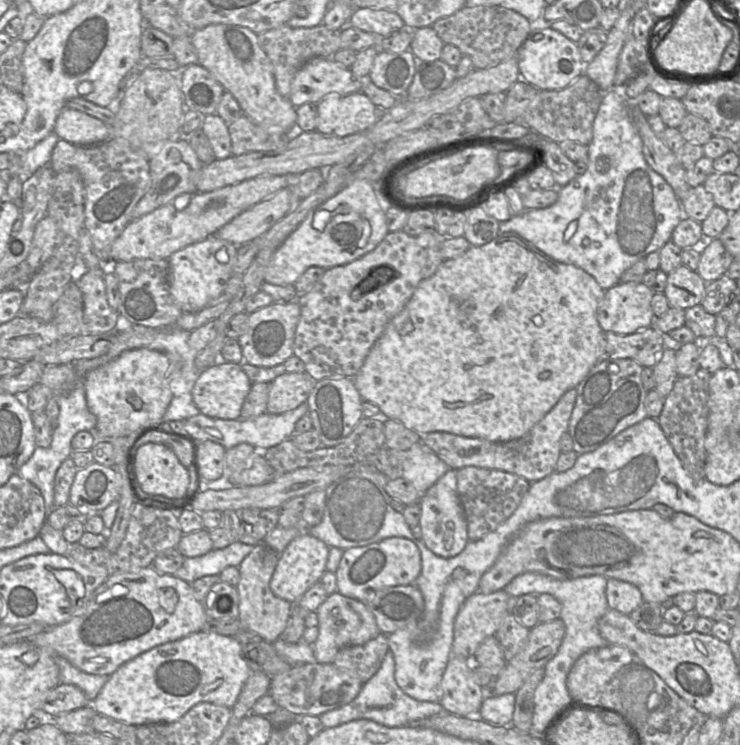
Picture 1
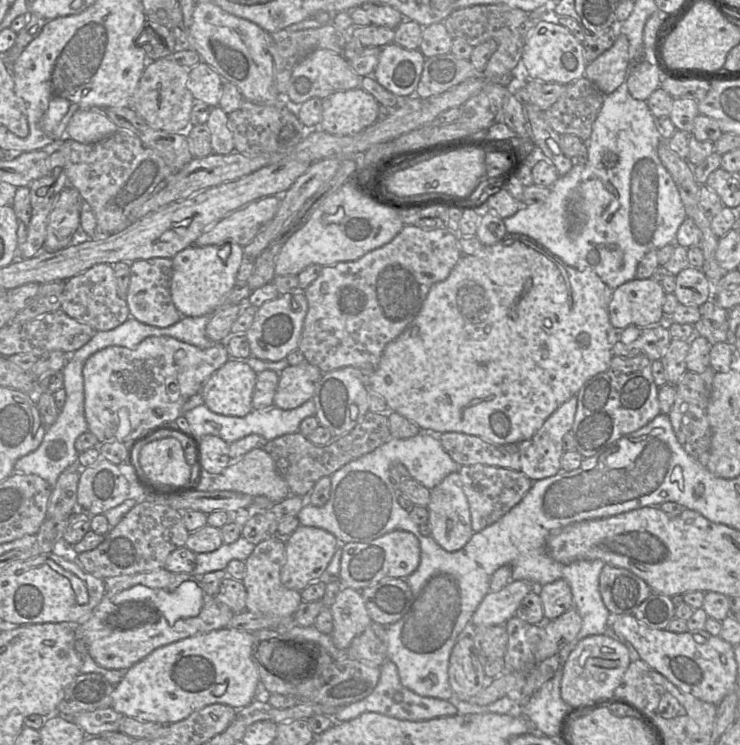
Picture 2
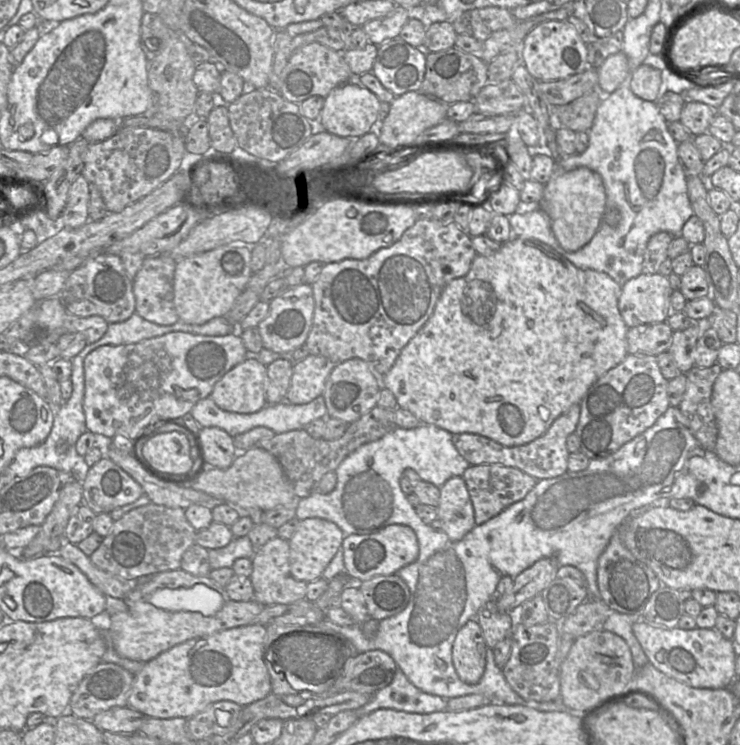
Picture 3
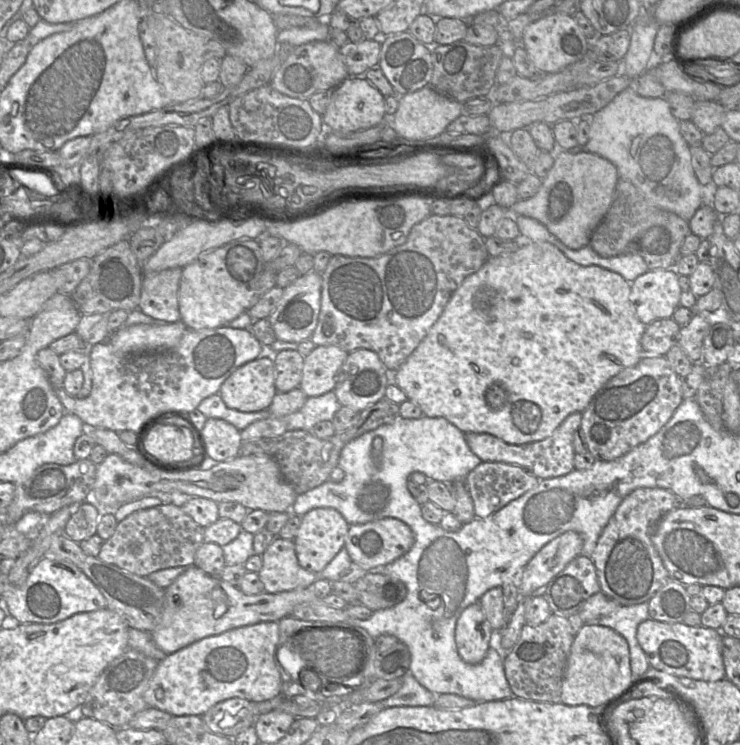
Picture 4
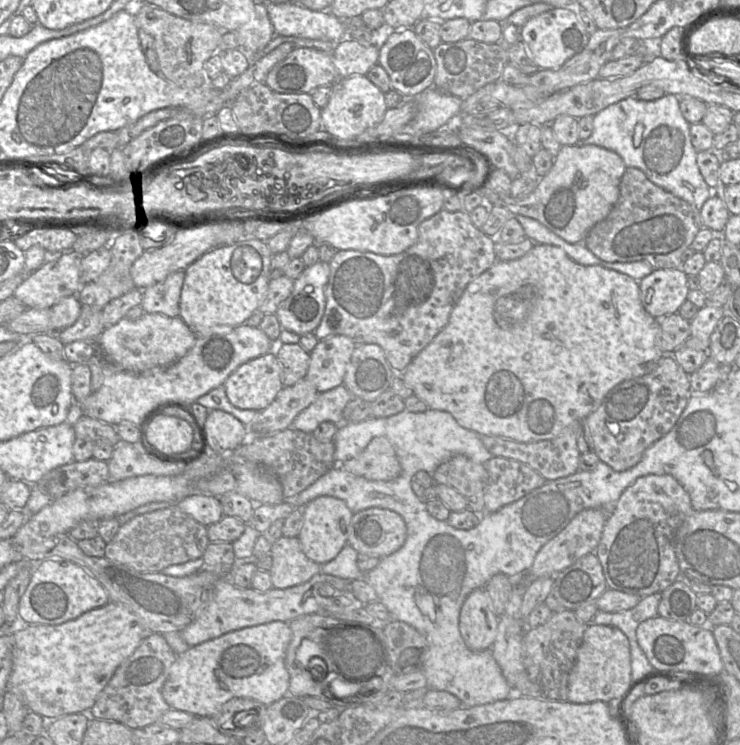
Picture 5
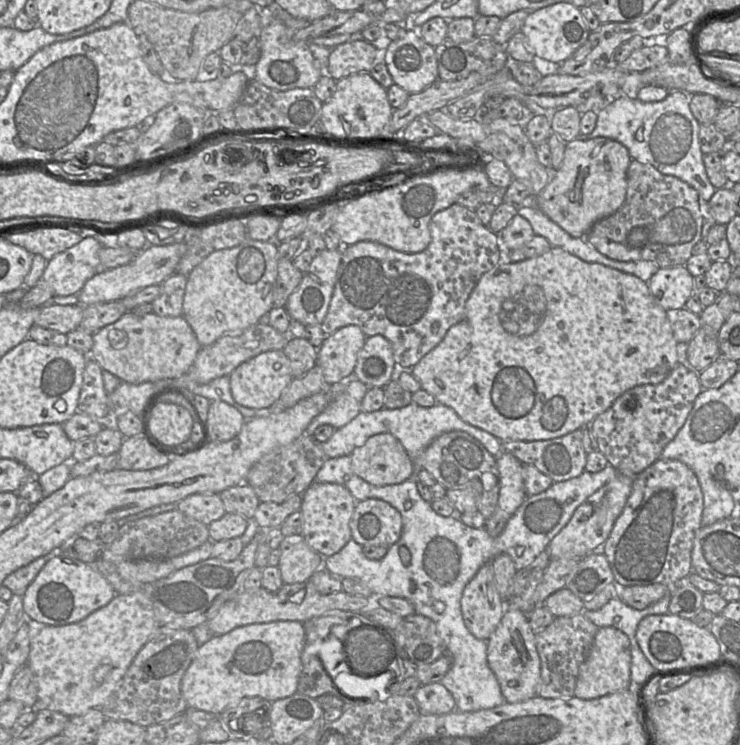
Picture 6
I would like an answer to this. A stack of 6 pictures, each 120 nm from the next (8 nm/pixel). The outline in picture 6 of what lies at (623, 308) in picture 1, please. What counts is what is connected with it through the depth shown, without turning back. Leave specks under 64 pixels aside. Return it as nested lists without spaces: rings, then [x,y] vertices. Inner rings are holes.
[[[685,265],[660,268],[647,284],[655,302],[668,313],[685,308],[694,293],[694,277]]]

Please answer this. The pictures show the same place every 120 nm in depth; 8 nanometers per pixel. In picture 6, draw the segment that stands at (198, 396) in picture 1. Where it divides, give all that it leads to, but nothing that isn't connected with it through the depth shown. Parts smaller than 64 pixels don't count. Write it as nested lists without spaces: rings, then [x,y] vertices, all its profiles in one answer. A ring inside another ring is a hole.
[[[270,350],[243,362],[229,375],[234,400],[242,406],[266,411],[292,382],[290,361],[283,350]]]

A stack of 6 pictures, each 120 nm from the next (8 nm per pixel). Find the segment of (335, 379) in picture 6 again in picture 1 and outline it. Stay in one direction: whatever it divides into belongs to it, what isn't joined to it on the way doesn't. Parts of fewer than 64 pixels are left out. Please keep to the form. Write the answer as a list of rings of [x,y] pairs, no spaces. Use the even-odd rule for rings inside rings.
[[[285,372],[277,376],[269,387],[266,411],[282,414],[307,401],[316,382],[307,372]]]

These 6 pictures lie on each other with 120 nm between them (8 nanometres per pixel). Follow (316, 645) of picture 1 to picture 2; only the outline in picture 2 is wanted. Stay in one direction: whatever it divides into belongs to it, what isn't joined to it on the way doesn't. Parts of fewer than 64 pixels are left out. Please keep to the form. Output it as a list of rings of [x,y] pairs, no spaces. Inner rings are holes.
[[[343,587],[330,610],[334,624],[330,635],[337,649],[347,649],[352,640],[373,622],[361,591],[352,588]]]

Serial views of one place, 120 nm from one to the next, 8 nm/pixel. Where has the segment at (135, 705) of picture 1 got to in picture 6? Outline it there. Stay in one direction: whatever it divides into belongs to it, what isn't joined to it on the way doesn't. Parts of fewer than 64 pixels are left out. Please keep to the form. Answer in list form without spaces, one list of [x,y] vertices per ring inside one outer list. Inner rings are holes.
[[[298,621],[249,624],[220,636],[213,636],[208,642],[199,646],[182,678],[181,692],[188,707],[219,715],[246,697],[261,697],[274,702],[294,695],[297,693],[302,671],[301,654],[305,640],[303,624]]]

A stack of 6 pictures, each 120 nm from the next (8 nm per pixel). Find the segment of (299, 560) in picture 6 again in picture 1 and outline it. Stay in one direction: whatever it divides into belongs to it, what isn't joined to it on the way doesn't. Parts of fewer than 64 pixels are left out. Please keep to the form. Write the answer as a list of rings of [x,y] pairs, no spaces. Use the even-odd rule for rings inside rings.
[[[263,543],[254,546],[239,566],[240,581],[237,585],[239,594],[239,616],[243,630],[255,632],[269,643],[274,643],[286,627],[290,610],[293,606],[287,600],[274,595],[270,581],[278,563],[280,554]]]

